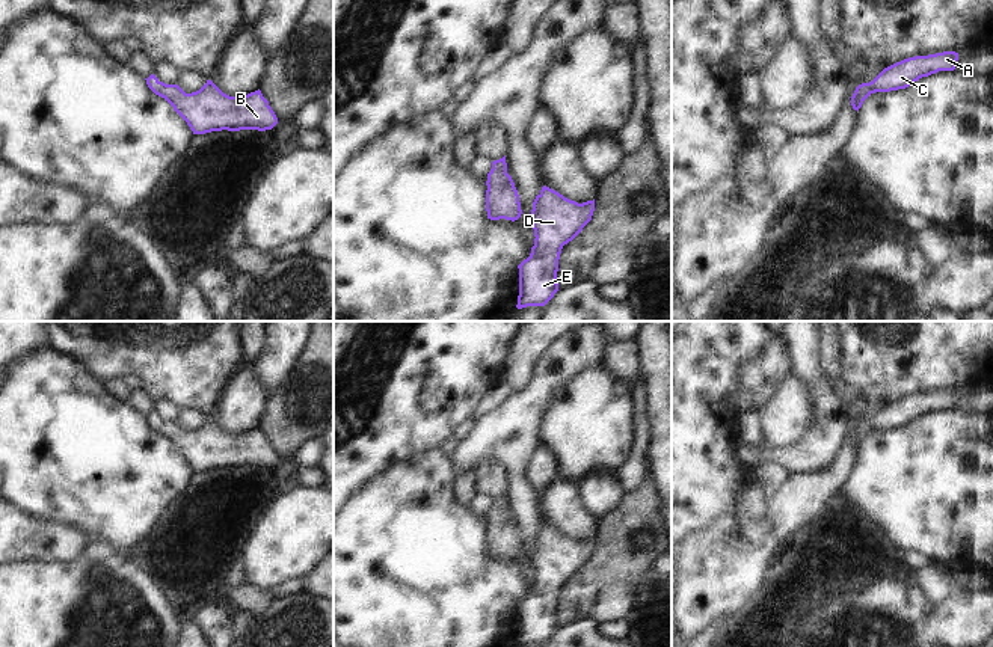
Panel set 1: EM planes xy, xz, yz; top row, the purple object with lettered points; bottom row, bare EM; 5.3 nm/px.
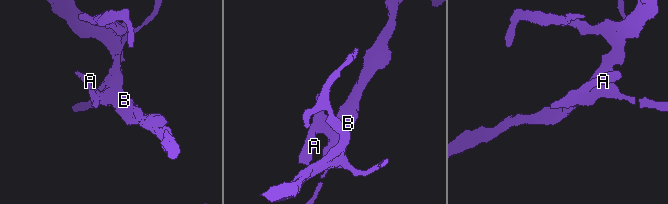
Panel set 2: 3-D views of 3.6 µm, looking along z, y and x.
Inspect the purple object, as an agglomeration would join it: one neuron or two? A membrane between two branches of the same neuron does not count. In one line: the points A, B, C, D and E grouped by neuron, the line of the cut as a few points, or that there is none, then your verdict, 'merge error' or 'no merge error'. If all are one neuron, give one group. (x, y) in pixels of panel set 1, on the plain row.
groups A B C D E; cut none; no merge error

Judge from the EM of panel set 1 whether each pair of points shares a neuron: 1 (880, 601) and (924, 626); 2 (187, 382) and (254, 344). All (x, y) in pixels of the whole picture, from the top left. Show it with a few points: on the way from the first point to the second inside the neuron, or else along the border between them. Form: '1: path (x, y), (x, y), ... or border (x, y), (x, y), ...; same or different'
1: border (916, 614), (910, 631); different
2: border (239, 337), (242, 359); different

